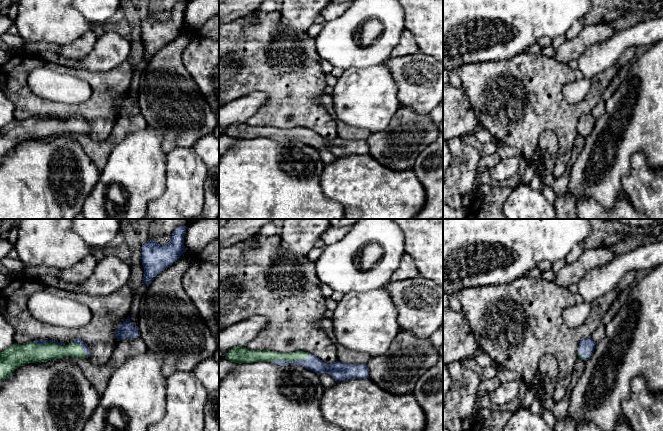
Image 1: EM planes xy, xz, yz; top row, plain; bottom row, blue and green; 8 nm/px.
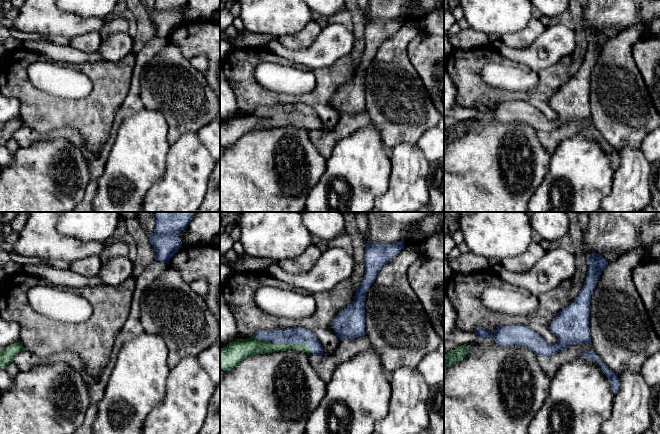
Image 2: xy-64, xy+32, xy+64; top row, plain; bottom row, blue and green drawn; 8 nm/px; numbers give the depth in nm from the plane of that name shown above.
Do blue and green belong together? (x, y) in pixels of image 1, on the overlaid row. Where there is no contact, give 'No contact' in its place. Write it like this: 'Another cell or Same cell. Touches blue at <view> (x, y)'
Same cell. Touches blue at xz (290, 361)

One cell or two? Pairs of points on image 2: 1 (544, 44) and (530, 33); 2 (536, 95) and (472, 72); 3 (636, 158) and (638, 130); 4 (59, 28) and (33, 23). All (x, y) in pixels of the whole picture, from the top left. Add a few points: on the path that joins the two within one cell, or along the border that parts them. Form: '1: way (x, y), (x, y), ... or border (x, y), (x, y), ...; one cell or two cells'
1: border (546, 27), (528, 46), (516, 49); two cells
2: way (519, 96), (496, 96), (489, 94), (484, 89); one cell
3: border (640, 147), (617, 149); two cells
4: way (53, 23), (39, 23); one cell

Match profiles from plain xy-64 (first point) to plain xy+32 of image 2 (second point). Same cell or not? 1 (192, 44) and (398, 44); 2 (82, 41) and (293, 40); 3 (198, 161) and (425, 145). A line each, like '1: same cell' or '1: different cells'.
1: different cells
2: same cell
3: different cells

